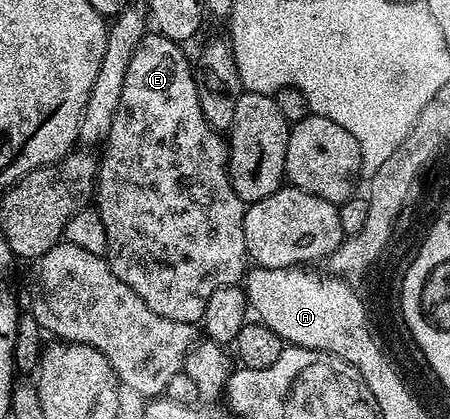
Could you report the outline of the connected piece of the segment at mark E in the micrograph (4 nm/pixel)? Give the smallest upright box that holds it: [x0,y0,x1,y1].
[95,34,247,324]

